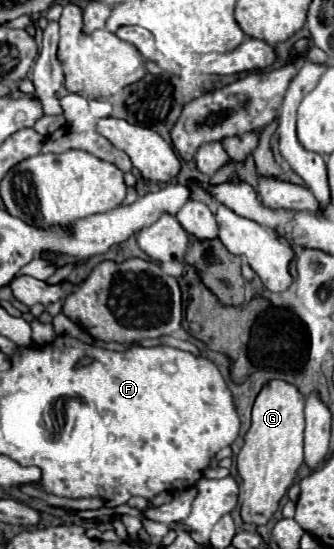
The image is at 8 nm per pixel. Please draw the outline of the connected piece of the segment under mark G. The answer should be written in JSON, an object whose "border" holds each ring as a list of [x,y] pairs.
{"border":[[[270,380],[268,384],[264,384],[252,404],[252,424],[244,436],[244,446],[238,454],[238,472],[242,476],[240,514],[246,524],[266,524],[270,520],[270,516],[278,510],[282,496],[292,486],[296,470],[300,468],[300,464],[304,460],[302,434],[304,434],[304,394],[294,384],[288,384],[284,380]]]}

